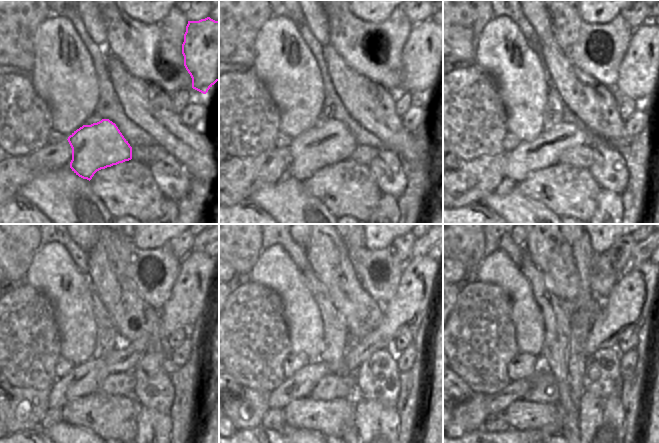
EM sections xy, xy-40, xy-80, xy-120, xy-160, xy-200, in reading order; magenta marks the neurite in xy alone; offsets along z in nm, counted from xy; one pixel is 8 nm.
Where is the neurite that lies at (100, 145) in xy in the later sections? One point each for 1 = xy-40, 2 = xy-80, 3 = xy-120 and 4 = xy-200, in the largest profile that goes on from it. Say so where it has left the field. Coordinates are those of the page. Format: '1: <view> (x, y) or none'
1: xy-40 (329, 143)
2: xy-80 (544, 151)
3: xy-120 (85, 379)
4: xy-200 (631, 302)

